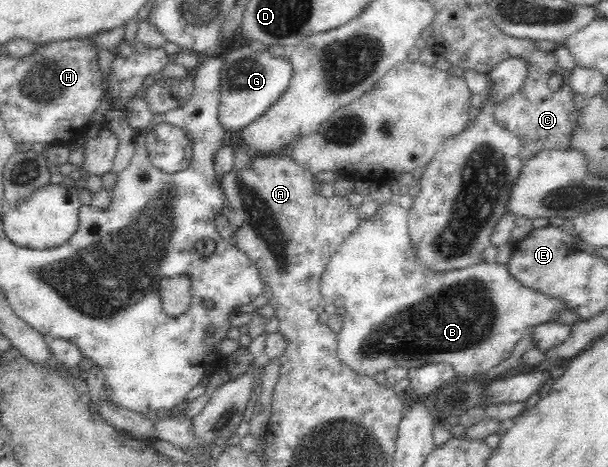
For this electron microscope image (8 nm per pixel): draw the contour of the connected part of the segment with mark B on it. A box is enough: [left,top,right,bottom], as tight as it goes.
[320,201,569,378]

